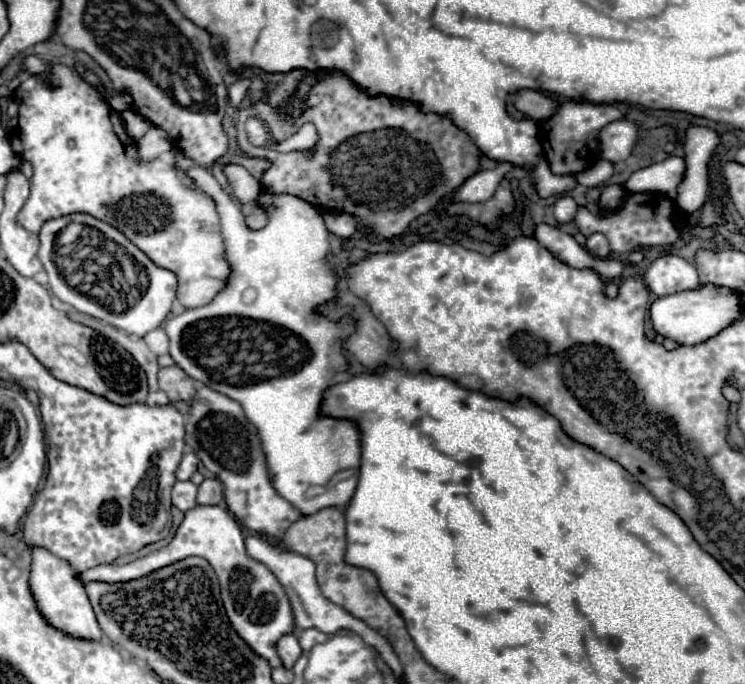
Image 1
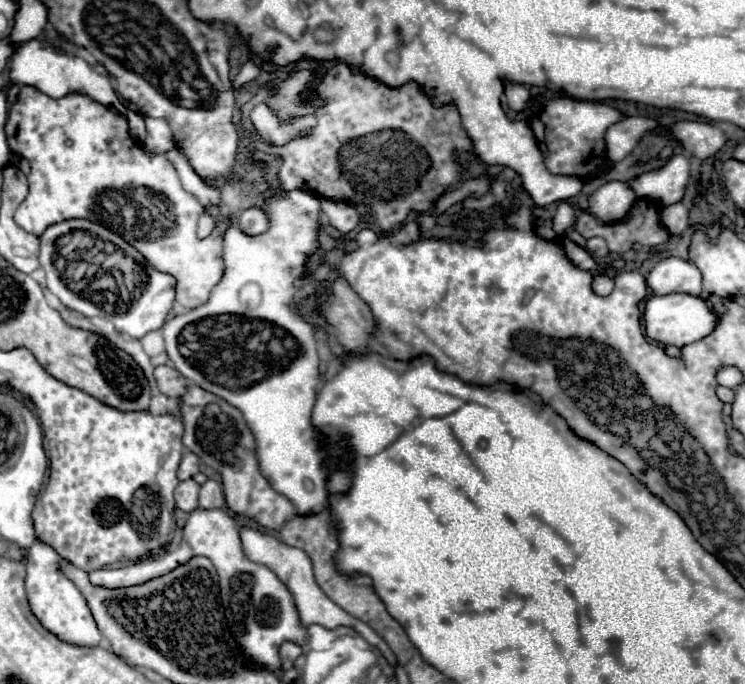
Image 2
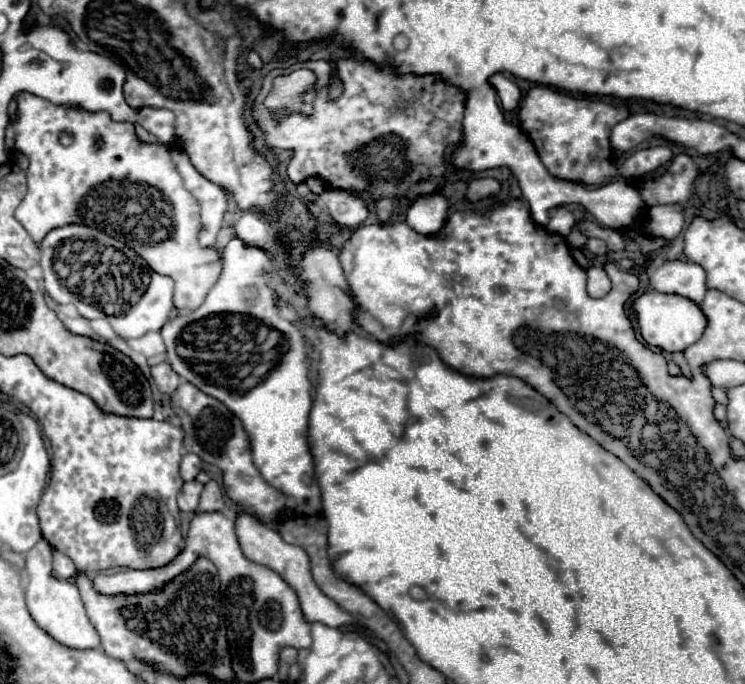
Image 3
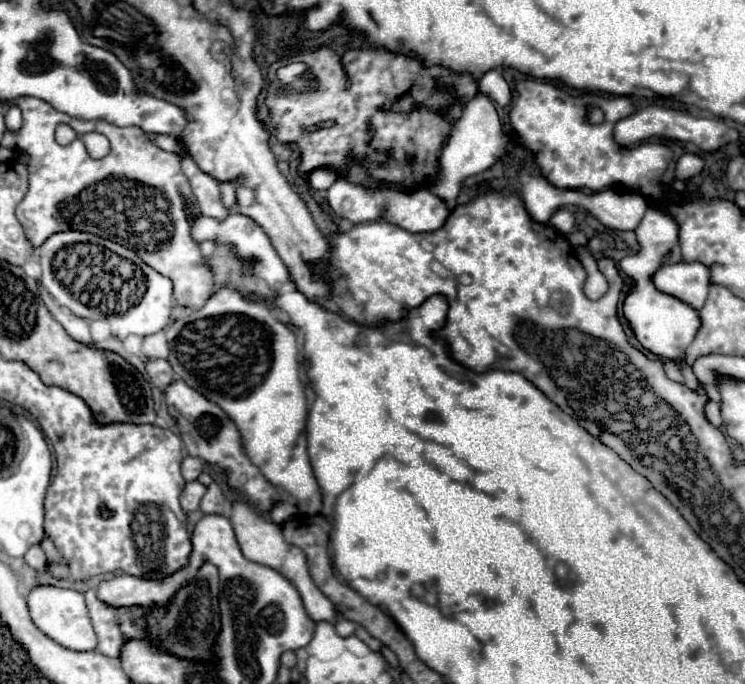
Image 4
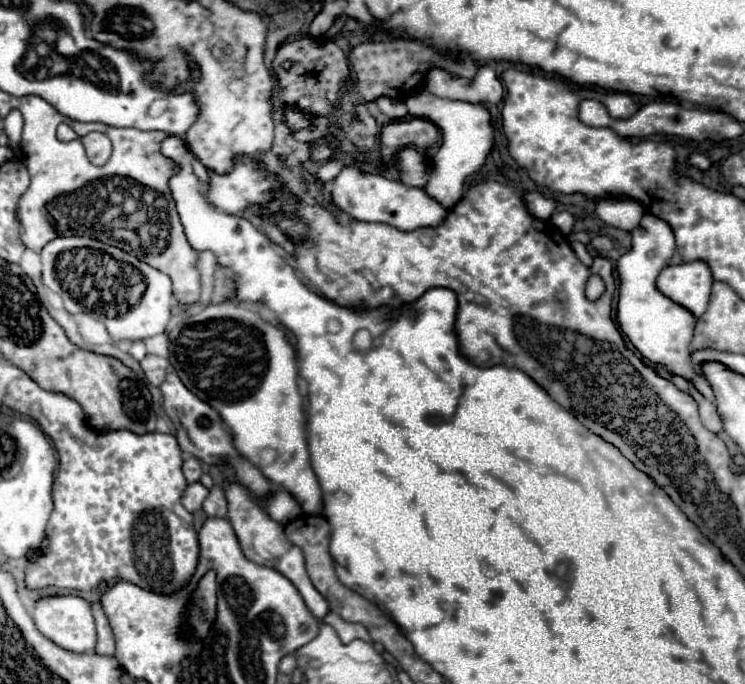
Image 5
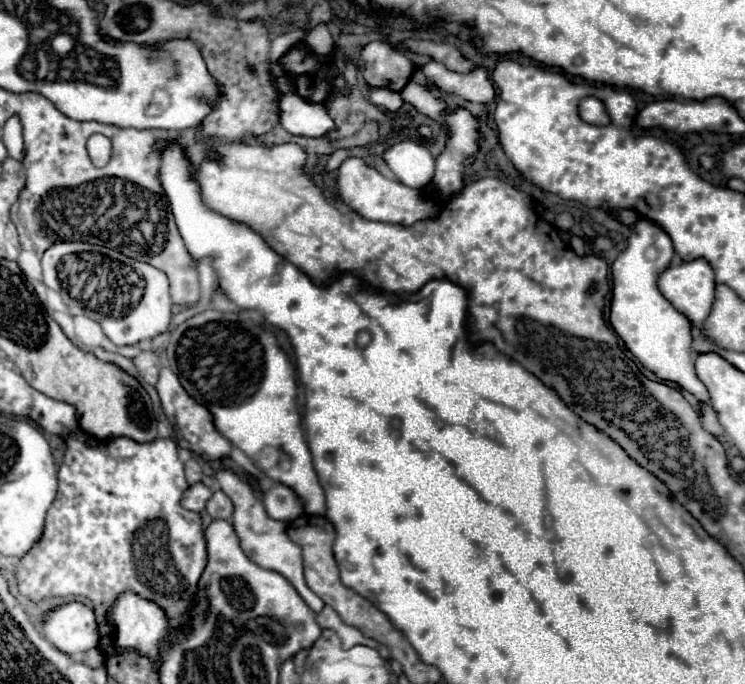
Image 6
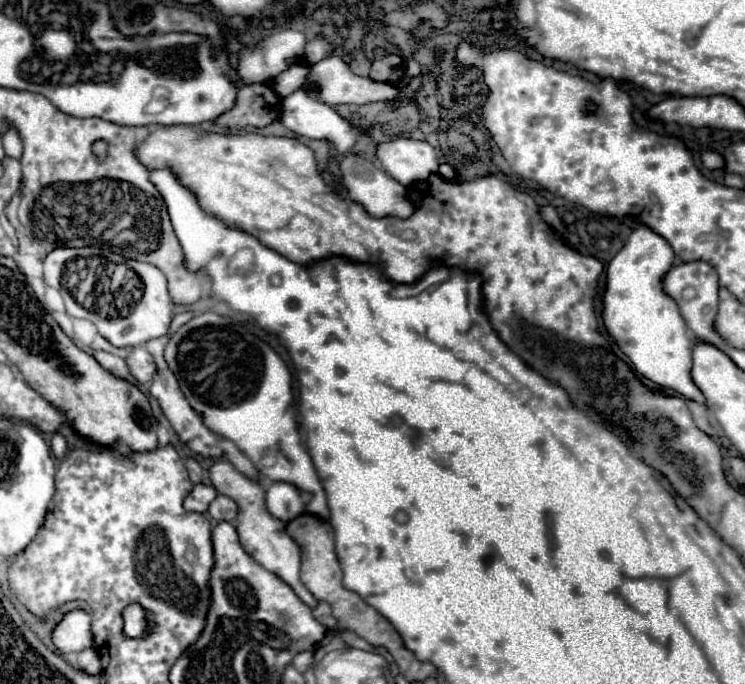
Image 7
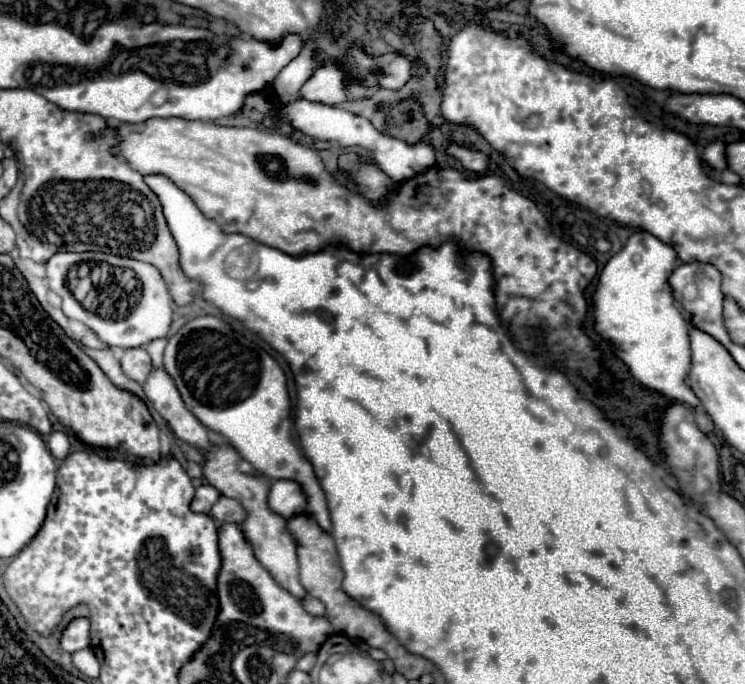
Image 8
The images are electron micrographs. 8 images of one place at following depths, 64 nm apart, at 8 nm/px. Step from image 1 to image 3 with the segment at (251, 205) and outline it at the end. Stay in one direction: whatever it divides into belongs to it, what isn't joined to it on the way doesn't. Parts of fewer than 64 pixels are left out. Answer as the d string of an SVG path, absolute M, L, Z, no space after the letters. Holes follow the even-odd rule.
M244 212L240 216L240 220L236 224L232 224L232 234L238 240L242 240L246 246L260 248L260 250L272 254L278 230L274 226L266 224L264 220L260 220L254 212Z

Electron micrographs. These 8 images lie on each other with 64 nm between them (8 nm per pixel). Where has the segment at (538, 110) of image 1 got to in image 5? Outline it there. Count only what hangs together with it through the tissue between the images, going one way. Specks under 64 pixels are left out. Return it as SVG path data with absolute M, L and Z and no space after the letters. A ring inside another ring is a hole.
M478 66L472 80L448 74L442 68L430 68L424 76L424 86L438 98L480 102L480 104L500 104L504 96L504 86L490 66Z

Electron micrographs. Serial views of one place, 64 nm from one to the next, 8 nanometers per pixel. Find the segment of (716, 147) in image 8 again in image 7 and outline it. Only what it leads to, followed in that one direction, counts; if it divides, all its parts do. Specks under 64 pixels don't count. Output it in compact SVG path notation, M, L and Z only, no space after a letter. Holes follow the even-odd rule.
M708 150L708 152L704 152L704 154L702 154L702 164L704 164L706 168L710 168L710 170L724 168L724 158L722 158L718 152Z

